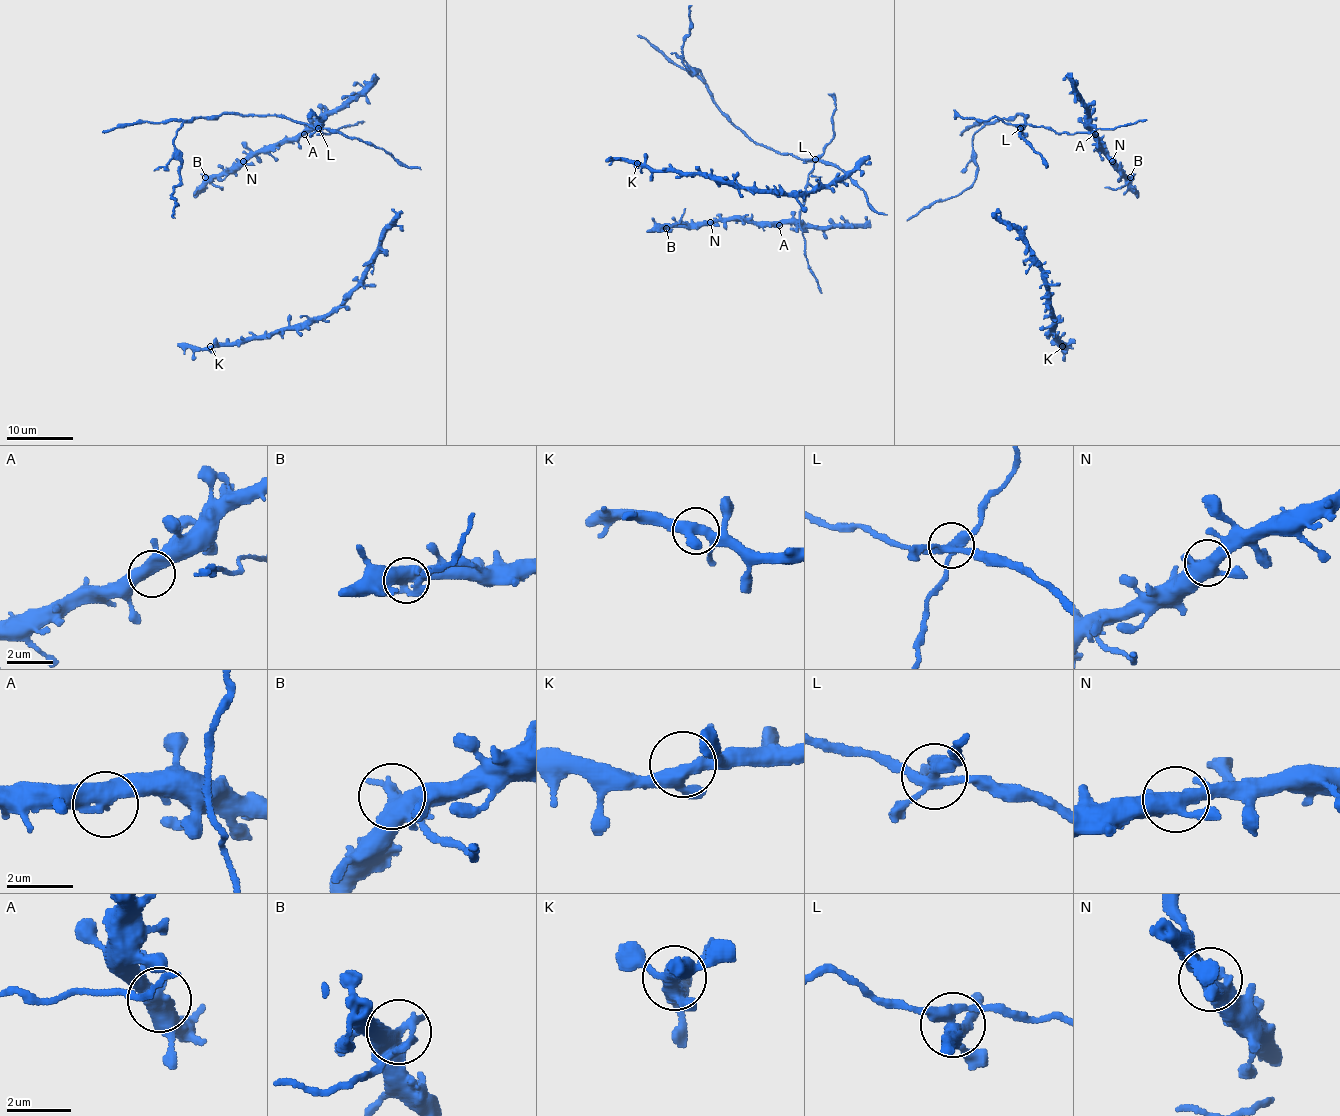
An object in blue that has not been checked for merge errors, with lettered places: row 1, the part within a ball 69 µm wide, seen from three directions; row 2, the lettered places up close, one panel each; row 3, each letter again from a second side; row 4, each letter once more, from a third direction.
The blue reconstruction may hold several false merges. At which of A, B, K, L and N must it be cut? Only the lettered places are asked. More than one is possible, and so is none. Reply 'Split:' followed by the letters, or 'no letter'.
Split: B, L

